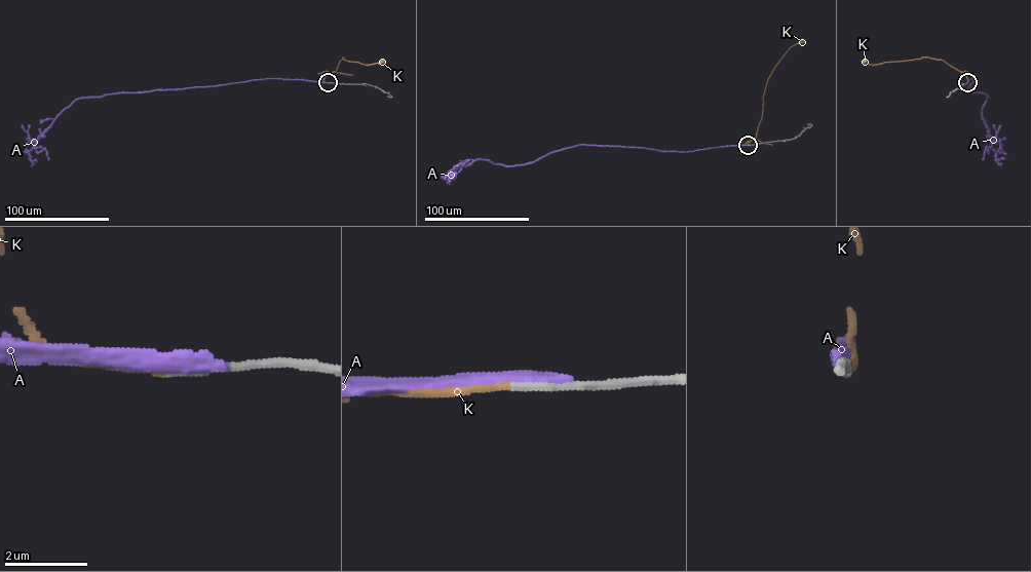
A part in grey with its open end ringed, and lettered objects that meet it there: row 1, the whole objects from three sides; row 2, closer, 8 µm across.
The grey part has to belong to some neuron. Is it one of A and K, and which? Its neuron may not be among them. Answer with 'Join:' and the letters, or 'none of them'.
Join: K

